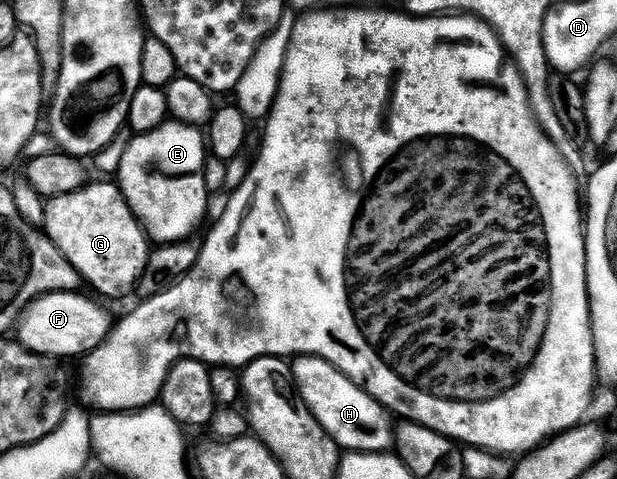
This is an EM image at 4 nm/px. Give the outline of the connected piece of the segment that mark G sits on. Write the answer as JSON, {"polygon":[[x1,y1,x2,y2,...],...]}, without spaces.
{"polygon":[[115,182,96,183,93,187,85,185,74,193,47,200,43,230,52,244,66,257,66,261,70,261,81,280,85,284,88,282,97,291,97,296,105,295,108,299,120,299,131,291,133,294,148,268,150,240]]}

